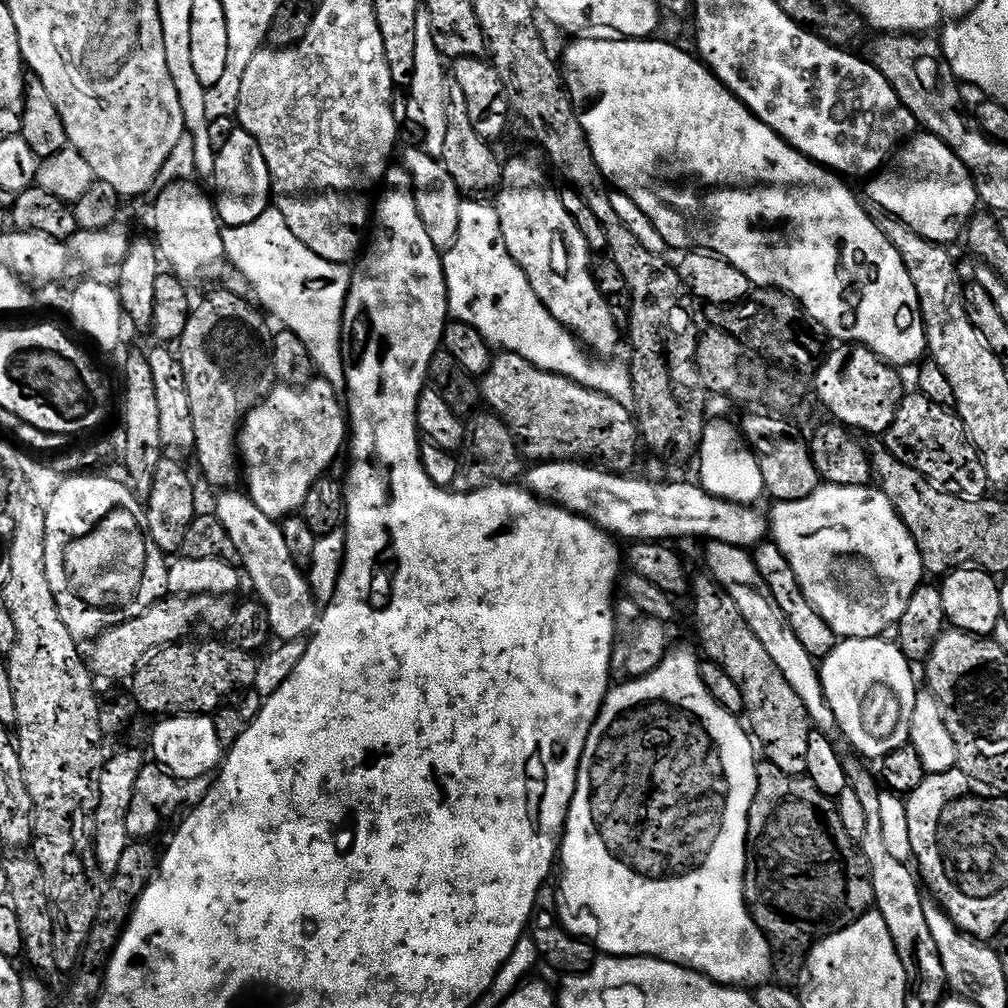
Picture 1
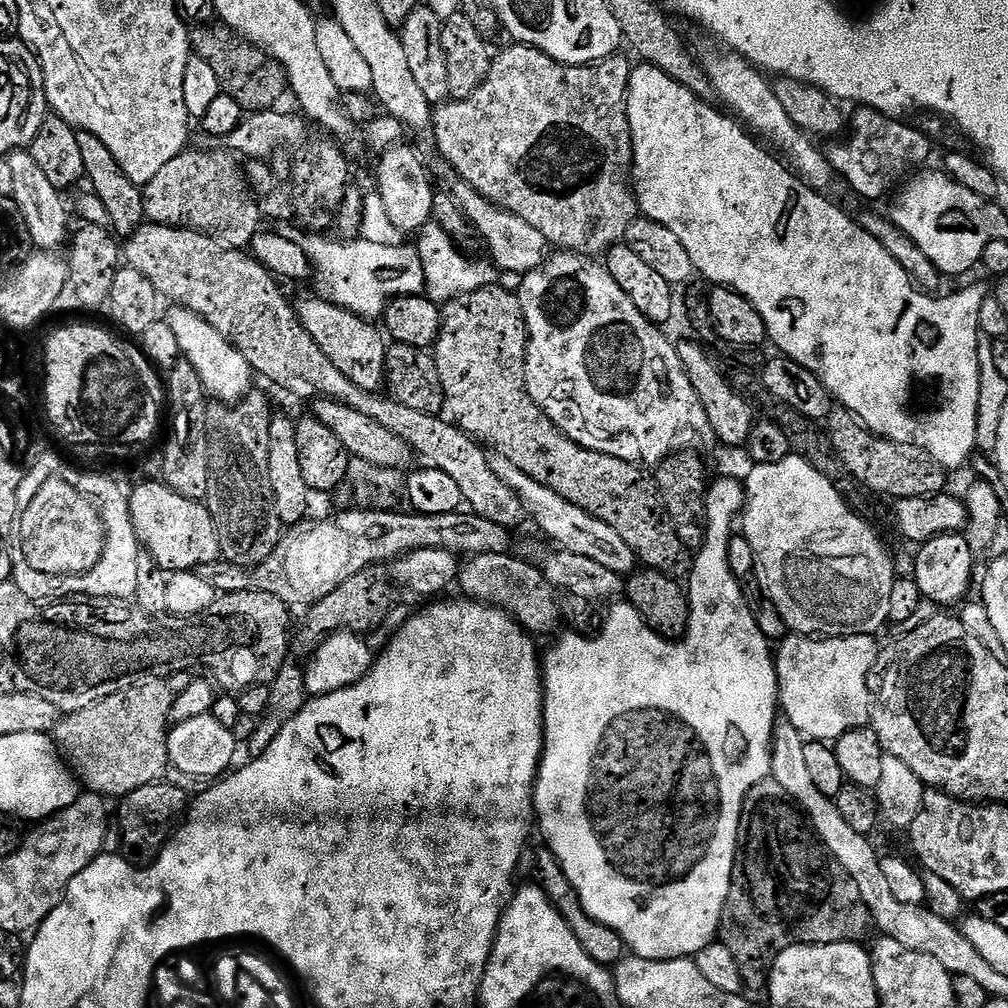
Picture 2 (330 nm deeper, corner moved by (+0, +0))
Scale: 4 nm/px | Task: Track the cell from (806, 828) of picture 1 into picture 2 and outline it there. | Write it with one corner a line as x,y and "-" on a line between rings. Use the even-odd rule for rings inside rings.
771,778
763,780
761,784
751,788
748,792
748,797
744,799
742,814
738,821
736,865
732,871
732,885
728,891
726,906
720,916
720,931
718,933
723,943
734,954
734,962
738,962
738,970
742,970
742,978
744,979
745,985
749,989
763,989
768,983
768,973
772,971
772,964
778,958
778,954
782,954
782,950
786,950
790,946
794,946
795,944
841,944
842,942
855,944
863,941
865,939
863,936
868,931
872,932
873,928
871,912
867,909
866,902
862,900
854,880
843,866
828,854
824,845
810,827
804,812
801,811
791,796
786,794
786,790
782,790
779,782

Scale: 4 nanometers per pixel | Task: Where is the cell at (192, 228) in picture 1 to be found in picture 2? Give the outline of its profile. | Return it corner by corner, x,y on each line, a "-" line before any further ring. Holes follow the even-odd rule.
179,306
169,309
166,319
170,330
174,330
175,336
178,337
181,357
190,361
194,370
198,370
204,383
204,391
220,402
235,402
247,396
253,387
254,373
246,358
242,358
237,348
226,338
222,338
222,334
218,334
218,330
214,330
214,326
210,326
210,322
206,322
198,314

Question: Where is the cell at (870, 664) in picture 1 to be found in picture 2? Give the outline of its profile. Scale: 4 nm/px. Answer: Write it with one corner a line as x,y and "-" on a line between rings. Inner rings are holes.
789,634
784,637
783,640
779,641
778,647
775,649
774,652
774,659
776,662
776,677
778,678
778,686
780,687
780,708
782,709
782,714
785,719
788,719
795,726
798,731
802,733
802,735
807,738
809,741
812,742
835,742
842,734
846,734
850,730
854,730
855,728
862,728
865,727
869,723
870,717
872,715
872,701
874,699
874,692
873,689
870,687
870,680
868,684
868,675
873,675
874,669
877,667
878,664
878,657
882,651
881,645
876,645
878,642
876,636
830,636
827,638
813,638
810,636
802,636
799,634

